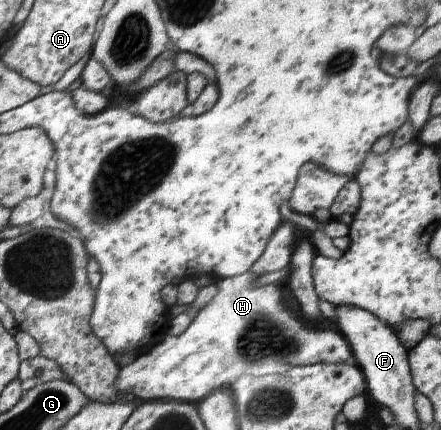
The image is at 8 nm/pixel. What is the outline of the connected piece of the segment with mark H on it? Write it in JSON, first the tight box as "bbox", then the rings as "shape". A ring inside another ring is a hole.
{"bbox":[117,272,358,404],"shape":[[[246,272],[241,276],[236,276],[235,278],[226,278],[216,281],[218,288],[215,298],[211,300],[209,304],[206,304],[198,313],[192,316],[191,324],[181,333],[179,336],[171,336],[169,334],[163,336],[151,350],[146,354],[141,354],[135,357],[134,361],[119,369],[119,376],[117,376],[117,386],[118,394],[133,394],[133,397],[137,396],[141,402],[147,400],[171,400],[177,402],[194,403],[198,404],[202,401],[208,394],[219,392],[223,386],[235,382],[239,376],[249,374],[255,377],[262,377],[265,375],[274,374],[285,374],[288,367],[303,366],[303,365],[313,365],[315,363],[325,363],[325,364],[355,364],[358,365],[355,356],[353,356],[351,347],[349,343],[344,339],[339,333],[330,329],[319,329],[314,326],[308,326],[303,318],[297,319],[294,317],[293,313],[289,308],[285,308],[281,301],[281,290],[277,287],[277,284],[266,284],[263,286],[255,286],[255,280],[258,276],[251,274],[251,272]]]}

